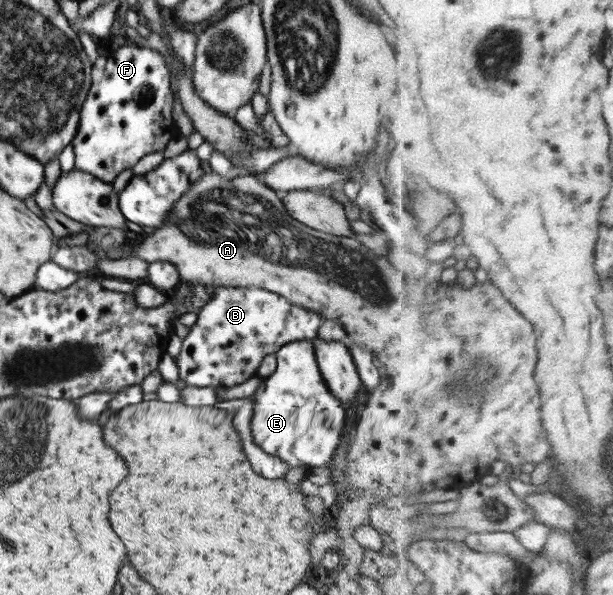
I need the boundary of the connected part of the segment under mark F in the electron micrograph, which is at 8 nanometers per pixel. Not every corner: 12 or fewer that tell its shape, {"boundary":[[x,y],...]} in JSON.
{"boundary":[[157,51],[106,54],[72,142],[111,185],[180,136]]}

